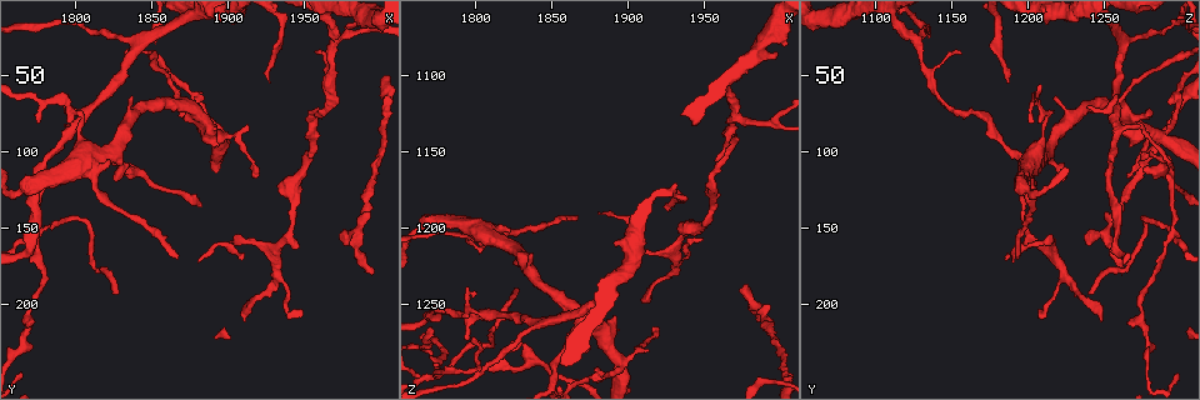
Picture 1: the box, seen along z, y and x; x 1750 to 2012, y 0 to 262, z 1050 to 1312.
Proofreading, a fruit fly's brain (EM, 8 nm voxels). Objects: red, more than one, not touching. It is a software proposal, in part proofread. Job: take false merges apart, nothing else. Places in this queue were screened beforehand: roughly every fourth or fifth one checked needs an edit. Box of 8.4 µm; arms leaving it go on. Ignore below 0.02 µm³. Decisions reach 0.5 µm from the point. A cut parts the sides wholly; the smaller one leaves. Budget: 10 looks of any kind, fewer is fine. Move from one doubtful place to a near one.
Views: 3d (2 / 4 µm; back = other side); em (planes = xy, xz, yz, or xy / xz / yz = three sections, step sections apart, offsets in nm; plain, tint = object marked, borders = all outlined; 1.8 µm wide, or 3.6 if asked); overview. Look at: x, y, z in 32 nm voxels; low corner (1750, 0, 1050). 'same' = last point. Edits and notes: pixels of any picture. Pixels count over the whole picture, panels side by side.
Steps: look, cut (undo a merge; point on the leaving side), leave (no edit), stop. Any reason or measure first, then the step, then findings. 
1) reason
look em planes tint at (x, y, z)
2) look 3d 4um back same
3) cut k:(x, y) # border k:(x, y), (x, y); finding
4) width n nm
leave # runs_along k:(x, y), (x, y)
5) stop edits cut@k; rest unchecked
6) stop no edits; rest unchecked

three-way junction
look em xz step 8 tint at (1894, 90, 1288)

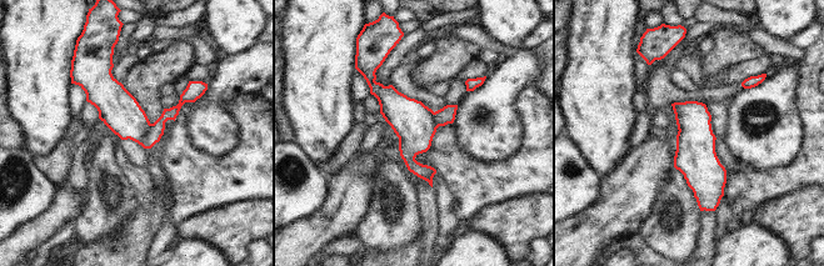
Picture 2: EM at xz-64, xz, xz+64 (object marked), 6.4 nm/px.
look em planes tint same

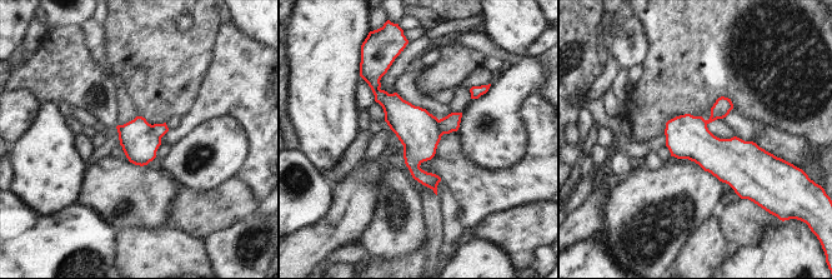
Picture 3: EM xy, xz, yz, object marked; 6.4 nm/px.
cut 3:(451, 123) # border 3:(437, 120), (436, 129), (440, 136); two cells meet here

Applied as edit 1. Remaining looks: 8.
three arms meet
look 3d 2um at (1844, 28, 1260)

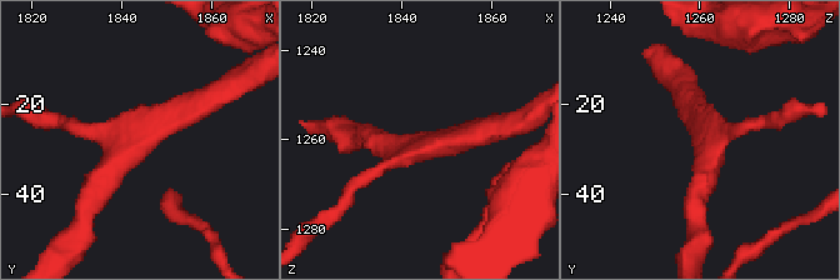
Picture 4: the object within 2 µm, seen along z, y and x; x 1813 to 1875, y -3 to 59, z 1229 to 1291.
arms 3
look em yz step 8 tint at (1843, 29, 1261)

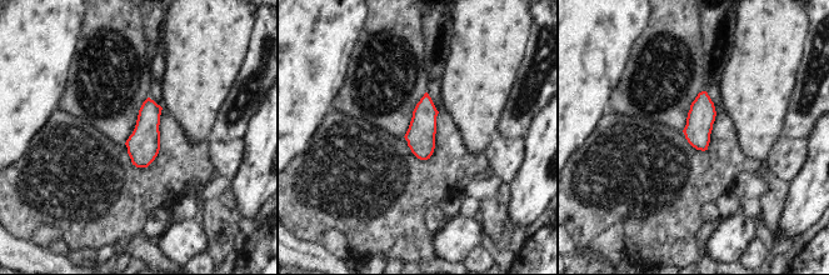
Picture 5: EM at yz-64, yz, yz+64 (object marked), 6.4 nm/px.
leave # all the same cell

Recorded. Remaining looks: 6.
three-way junction
look em 3.6um yz step 4 tint at (1802, 104, 1288)

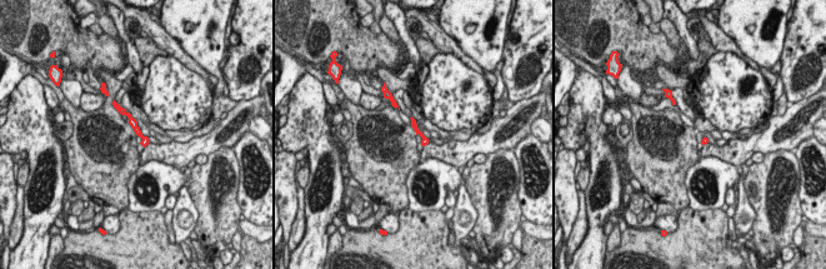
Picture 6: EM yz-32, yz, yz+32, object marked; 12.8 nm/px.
another direction
look em 3.6um planes tint same

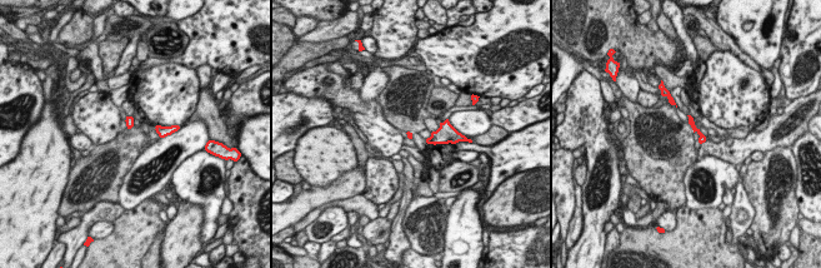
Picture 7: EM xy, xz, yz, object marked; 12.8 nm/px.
leave # runs_along 7:(690, 118), (692, 125), (704, 139); continuous, no second cell

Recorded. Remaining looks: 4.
sudden change in width
look em planes tint at (1806, 104, 1202)

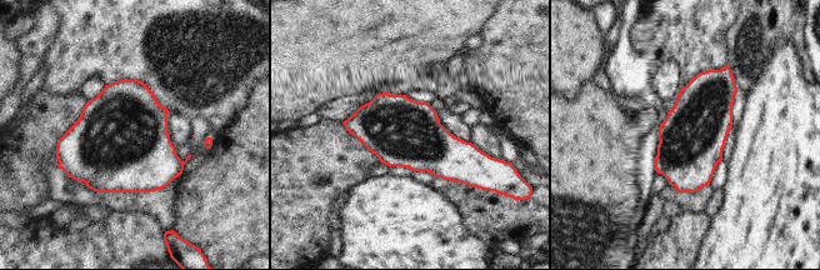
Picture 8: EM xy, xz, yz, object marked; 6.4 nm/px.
width 420 nm
leave # all the same cell

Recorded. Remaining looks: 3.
stop edits cut@3; rest unchecked

